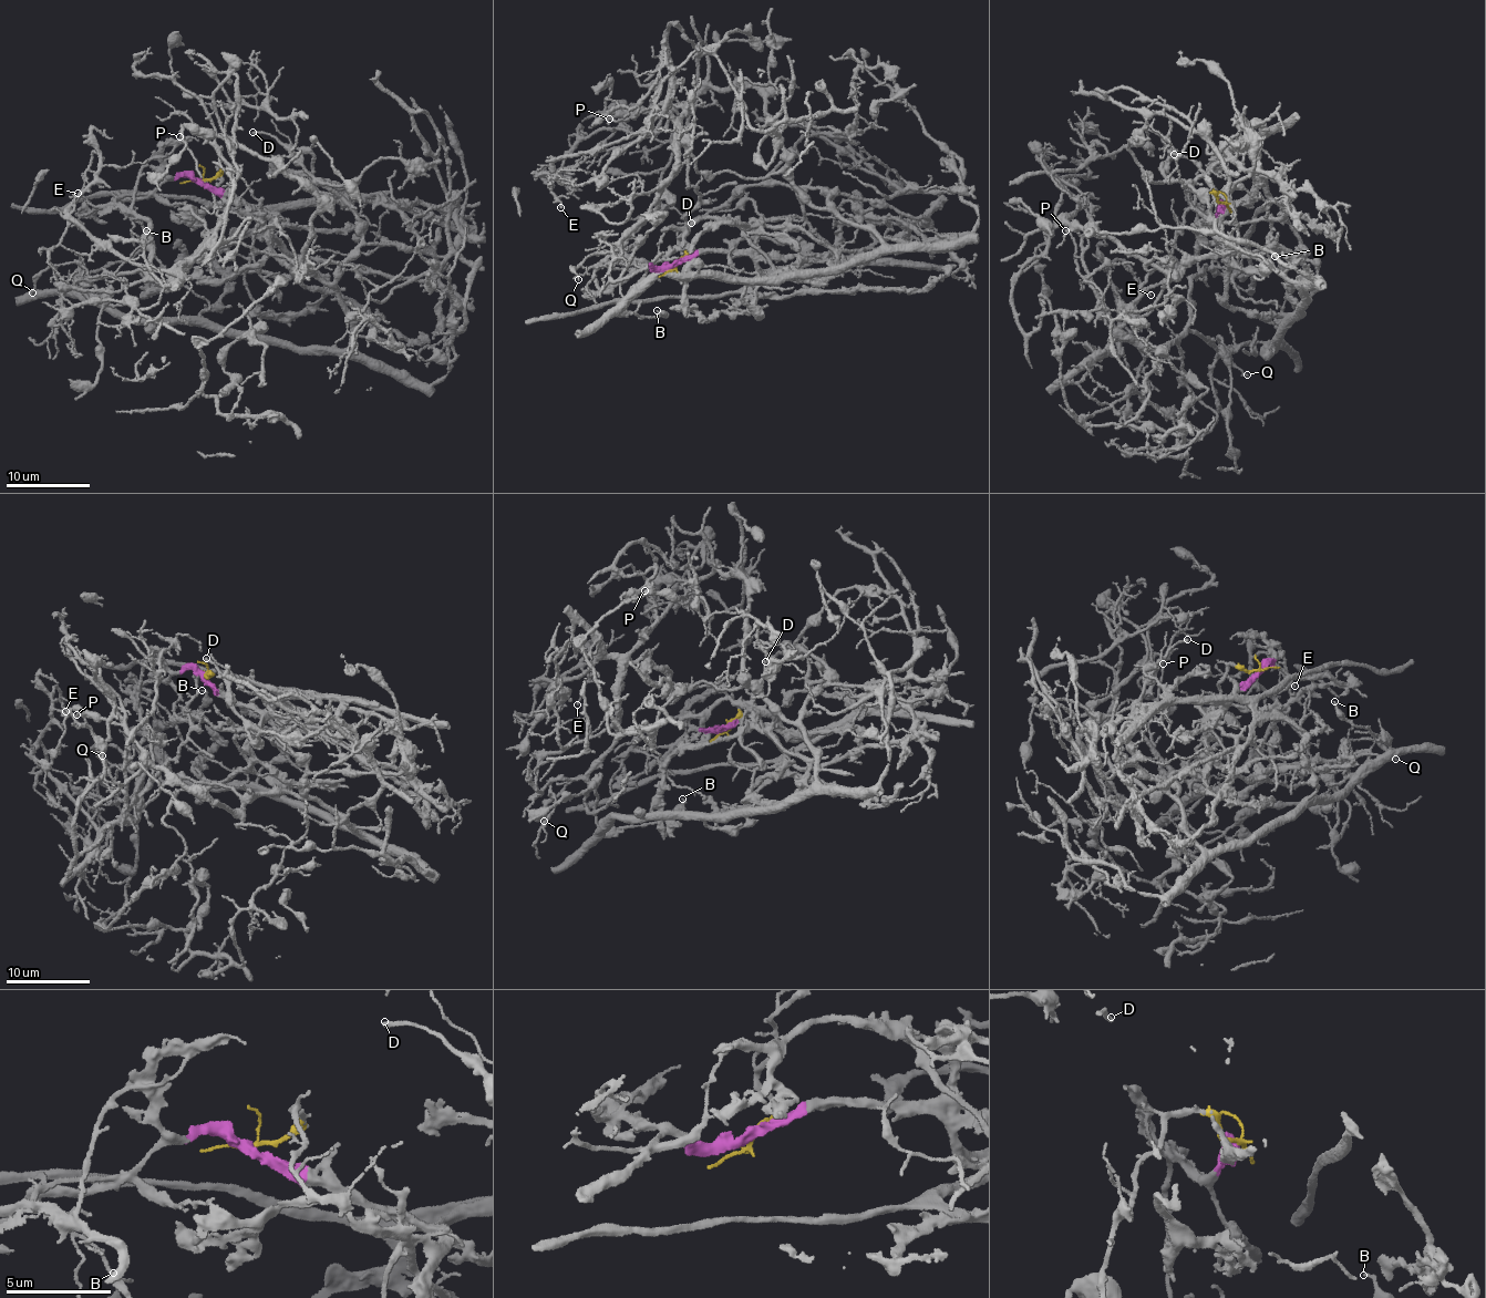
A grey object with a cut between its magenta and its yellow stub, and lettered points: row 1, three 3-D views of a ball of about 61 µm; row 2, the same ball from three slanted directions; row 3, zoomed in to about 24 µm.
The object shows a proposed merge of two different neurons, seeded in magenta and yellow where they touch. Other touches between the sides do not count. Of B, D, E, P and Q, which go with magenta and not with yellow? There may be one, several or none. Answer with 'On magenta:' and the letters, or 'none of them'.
On magenta: none of them

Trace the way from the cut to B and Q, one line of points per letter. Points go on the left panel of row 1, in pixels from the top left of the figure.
B: (198, 182), (218, 166), (229, 204), (166, 288), (135, 269), (76, 278), (78, 291), (142, 248), (145, 232)
Q: (198, 182), (218, 166), (229, 204), (166, 288), (138, 270), (92, 279), (69, 263), (32, 294)

